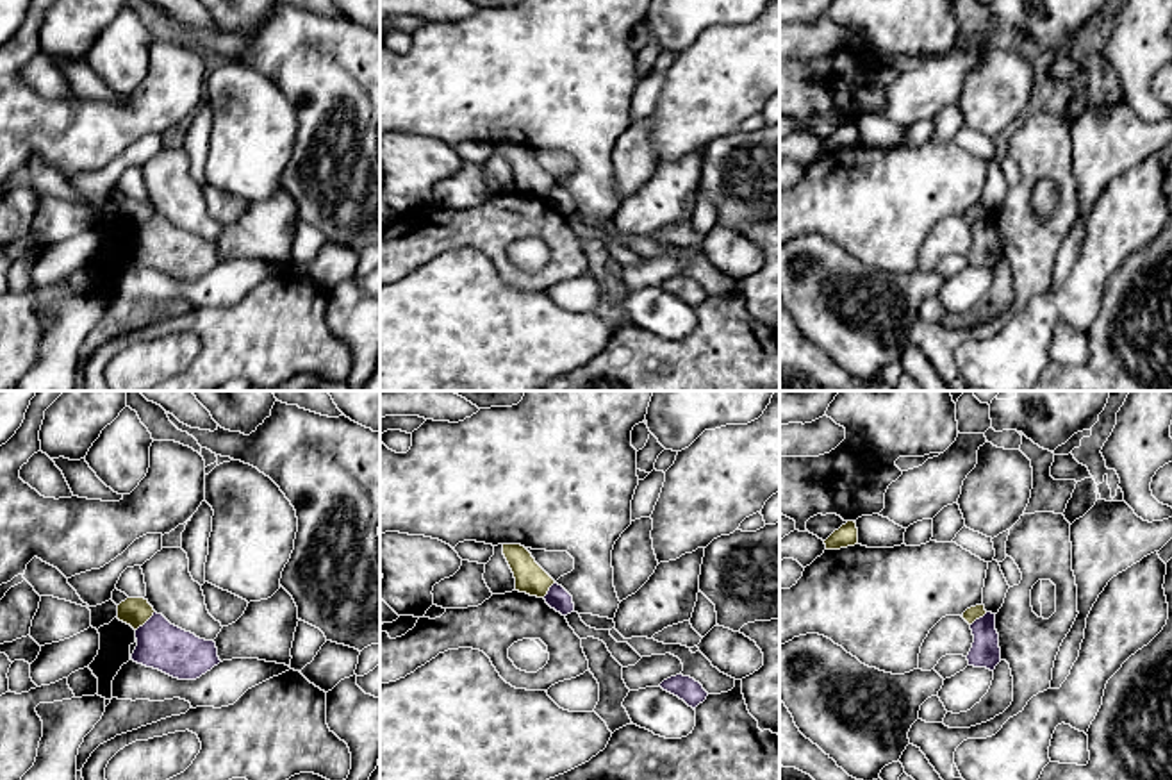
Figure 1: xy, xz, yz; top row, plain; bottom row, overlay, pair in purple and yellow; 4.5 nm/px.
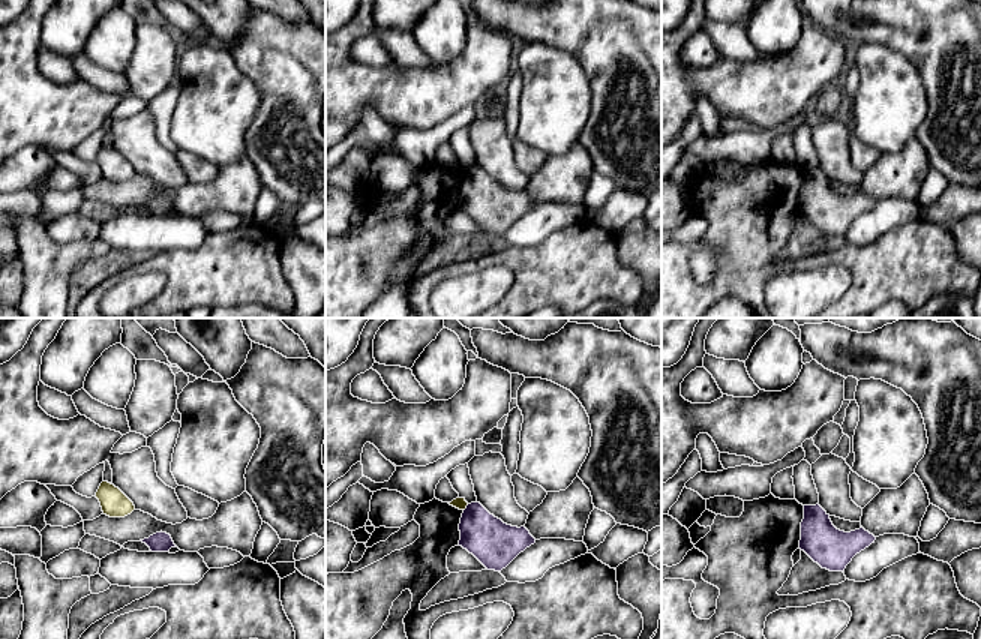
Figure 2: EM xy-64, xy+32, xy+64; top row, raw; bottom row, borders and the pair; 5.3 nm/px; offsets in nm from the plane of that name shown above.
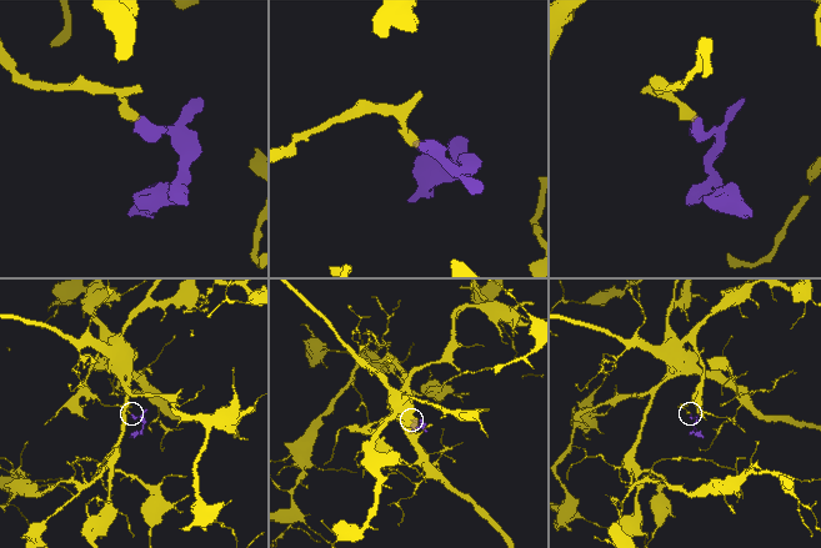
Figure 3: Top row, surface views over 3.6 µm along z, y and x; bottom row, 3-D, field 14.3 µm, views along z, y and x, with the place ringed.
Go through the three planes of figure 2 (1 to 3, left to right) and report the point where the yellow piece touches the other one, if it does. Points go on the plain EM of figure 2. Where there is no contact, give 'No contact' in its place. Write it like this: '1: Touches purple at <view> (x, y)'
1: No contact
2: Touches purple at xy+32 (467, 171)
3: No contact

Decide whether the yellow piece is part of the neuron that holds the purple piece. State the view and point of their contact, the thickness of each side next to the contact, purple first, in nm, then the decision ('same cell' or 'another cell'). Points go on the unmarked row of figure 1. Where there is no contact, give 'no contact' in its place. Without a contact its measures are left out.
meets purple in xy at (147, 222); 220 nm thick on the purple side, 130 nm on the other; another cell

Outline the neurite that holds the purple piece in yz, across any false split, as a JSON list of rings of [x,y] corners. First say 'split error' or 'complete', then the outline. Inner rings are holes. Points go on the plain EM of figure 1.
complete | [[[986,212],[970,225],[974,243],[967,255],[969,266],[986,268],[990,271],[1001,262],[999,234],[995,230],[995,214]]]

